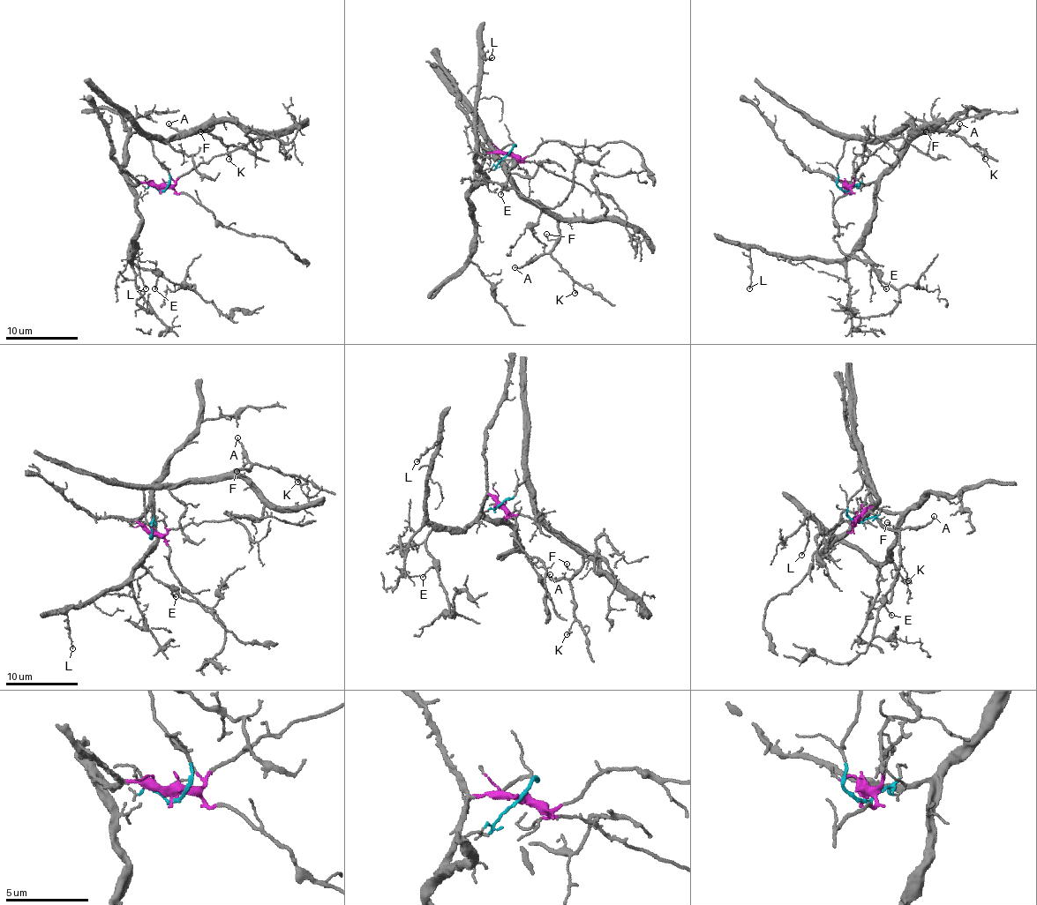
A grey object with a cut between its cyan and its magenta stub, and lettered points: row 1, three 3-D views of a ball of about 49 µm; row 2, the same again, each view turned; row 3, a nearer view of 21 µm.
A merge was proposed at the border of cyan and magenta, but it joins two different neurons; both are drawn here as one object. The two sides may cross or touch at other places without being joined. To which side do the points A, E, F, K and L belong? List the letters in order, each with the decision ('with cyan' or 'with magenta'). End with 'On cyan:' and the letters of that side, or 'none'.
A: with cyan
E: with magenta
F: with cyan
K: with cyan
L: with magenta
On cyan: A, F, K

